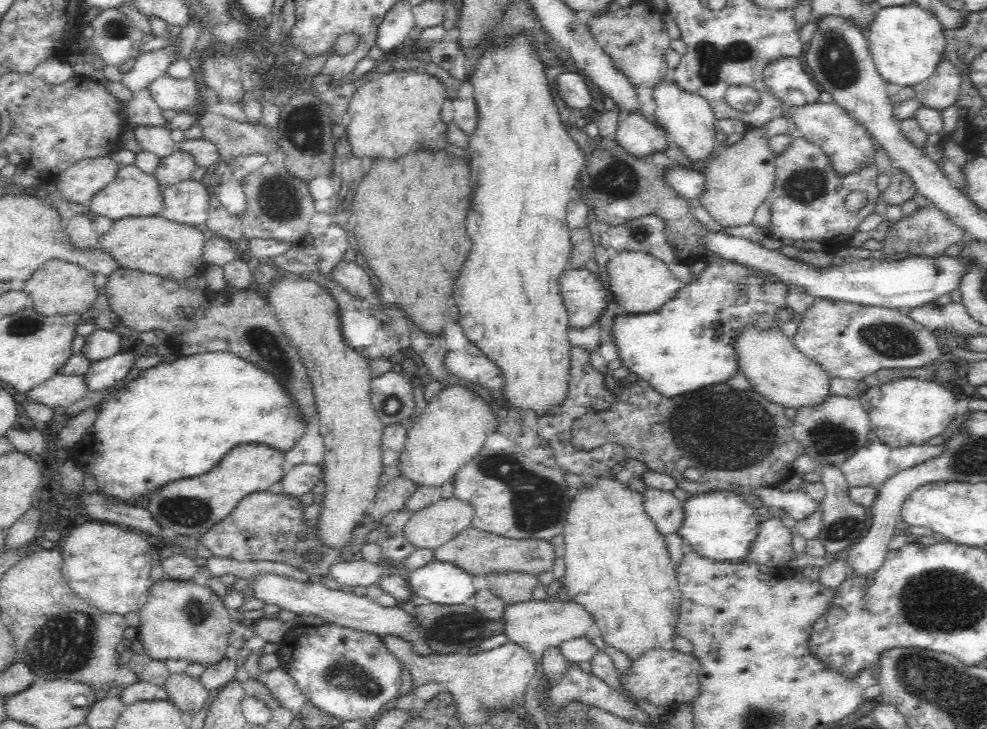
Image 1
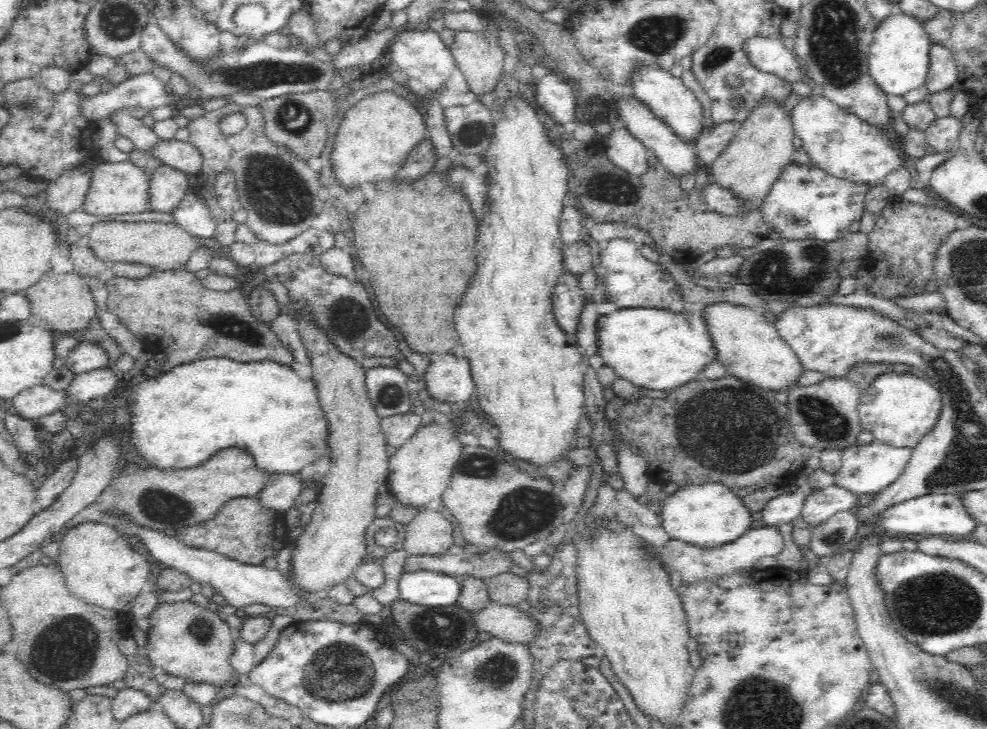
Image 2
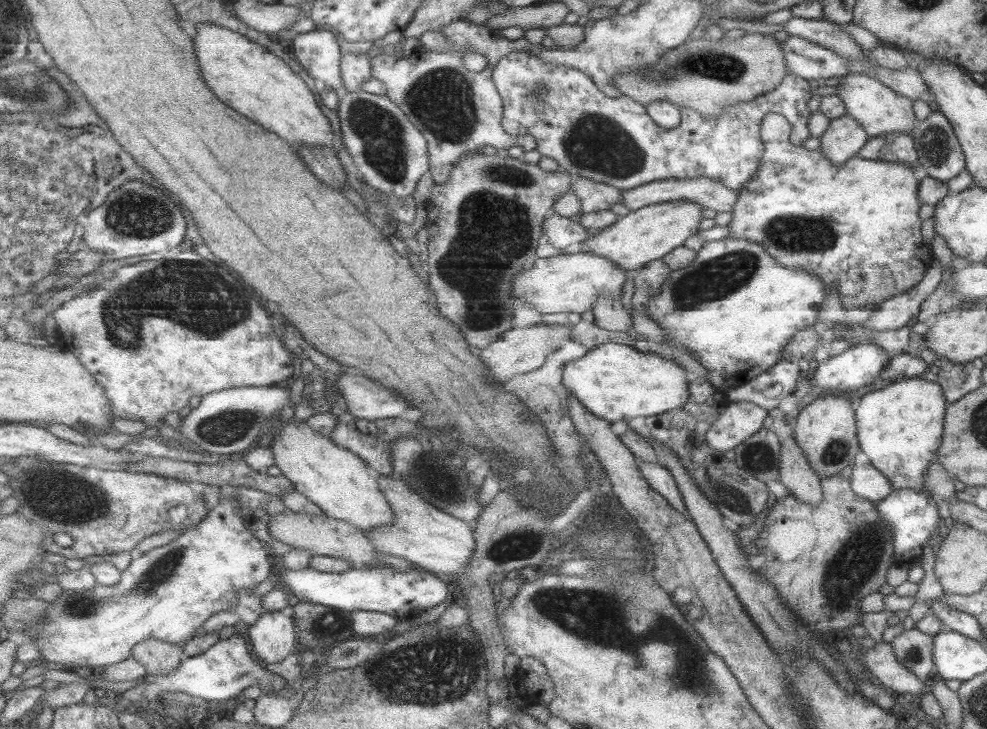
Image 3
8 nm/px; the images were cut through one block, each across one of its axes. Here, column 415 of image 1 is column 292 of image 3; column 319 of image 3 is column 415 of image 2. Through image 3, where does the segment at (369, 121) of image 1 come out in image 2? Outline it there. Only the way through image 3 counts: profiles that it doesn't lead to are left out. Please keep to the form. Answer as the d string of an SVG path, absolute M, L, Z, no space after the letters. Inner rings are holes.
M393 89L378 90L355 102L343 118L333 144L331 161L333 171L344 187L358 186L364 182L376 184L394 175L414 178L428 172L439 159L434 141L426 138L429 130L427 113L420 110L412 96L398 94Z

